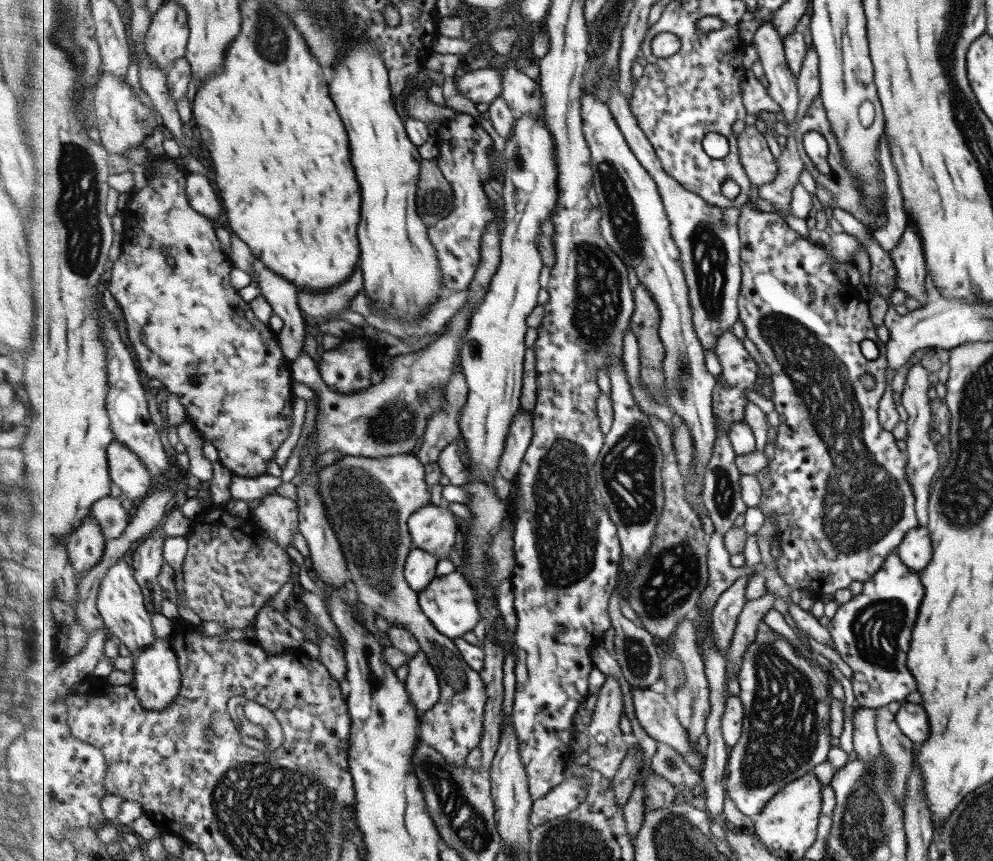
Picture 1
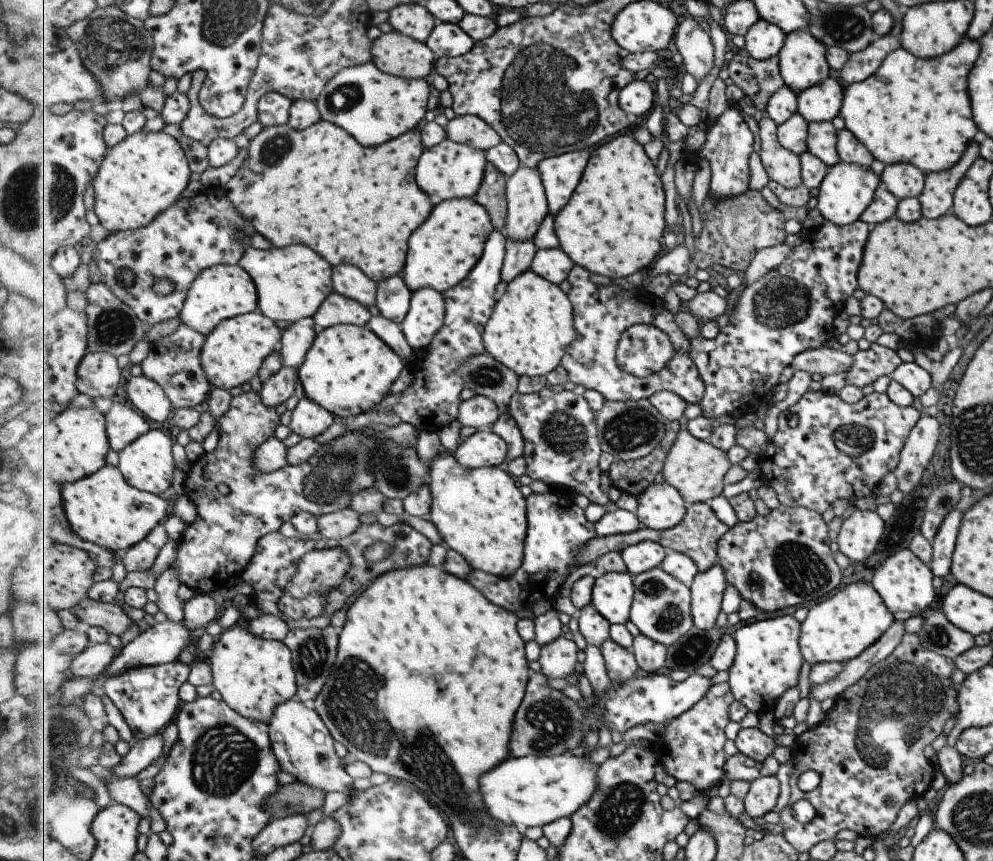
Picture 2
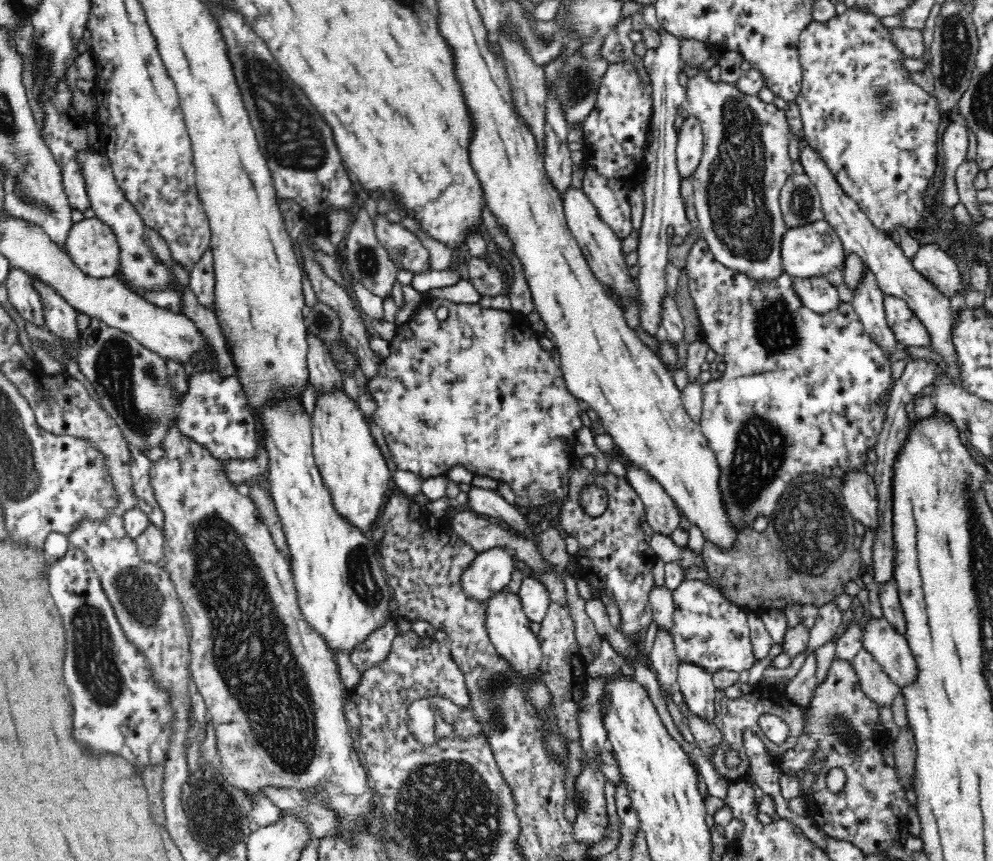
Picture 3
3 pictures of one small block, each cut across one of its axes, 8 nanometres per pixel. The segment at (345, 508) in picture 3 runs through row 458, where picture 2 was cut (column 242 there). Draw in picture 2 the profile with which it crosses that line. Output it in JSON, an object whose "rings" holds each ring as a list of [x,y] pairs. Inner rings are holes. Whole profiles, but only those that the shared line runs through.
{"rings":[[[260,310],[224,320],[210,335],[202,348],[202,365],[211,383],[216,387],[231,390],[250,383],[260,373],[265,360],[279,350],[281,330],[275,321]]]}

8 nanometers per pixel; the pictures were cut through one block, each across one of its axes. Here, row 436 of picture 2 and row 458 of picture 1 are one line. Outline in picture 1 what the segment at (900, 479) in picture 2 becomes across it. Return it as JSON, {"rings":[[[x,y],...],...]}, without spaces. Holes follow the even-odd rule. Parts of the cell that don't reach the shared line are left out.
{"rings":[[[915,364],[909,368],[903,383],[903,389],[900,392],[900,403],[907,413],[905,427],[907,438],[906,444],[906,465],[905,478],[911,487],[914,498],[914,513],[916,514],[917,524],[926,526],[928,521],[927,505],[930,491],[930,484],[933,482],[933,475],[937,472],[937,451],[933,447],[933,442],[929,439],[929,424],[931,424],[931,409],[927,398],[927,389],[929,388],[928,372],[920,364]]]}

